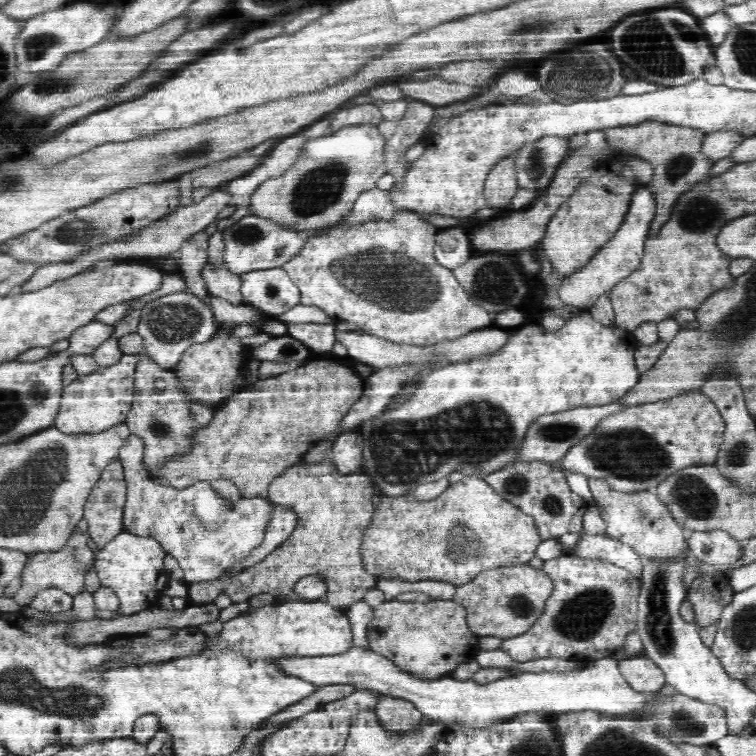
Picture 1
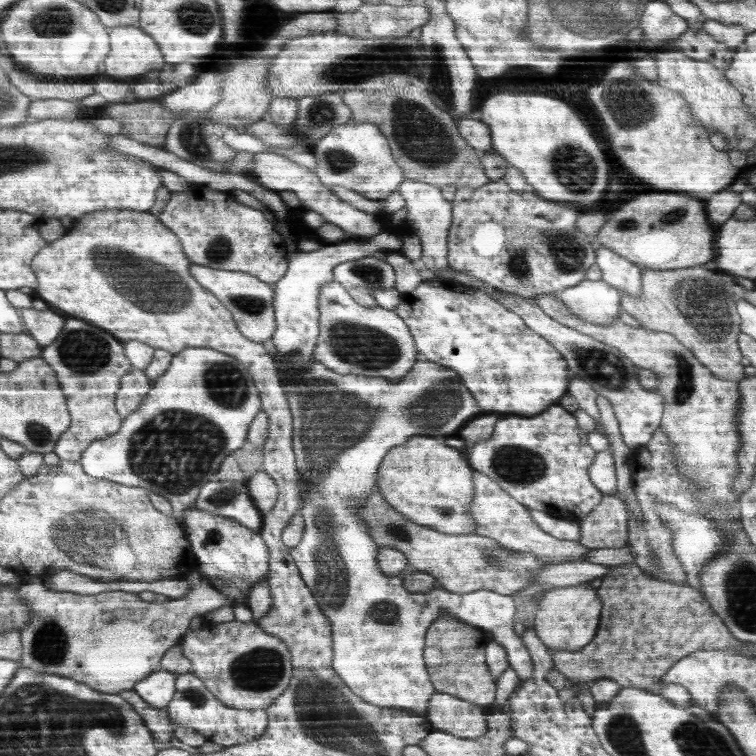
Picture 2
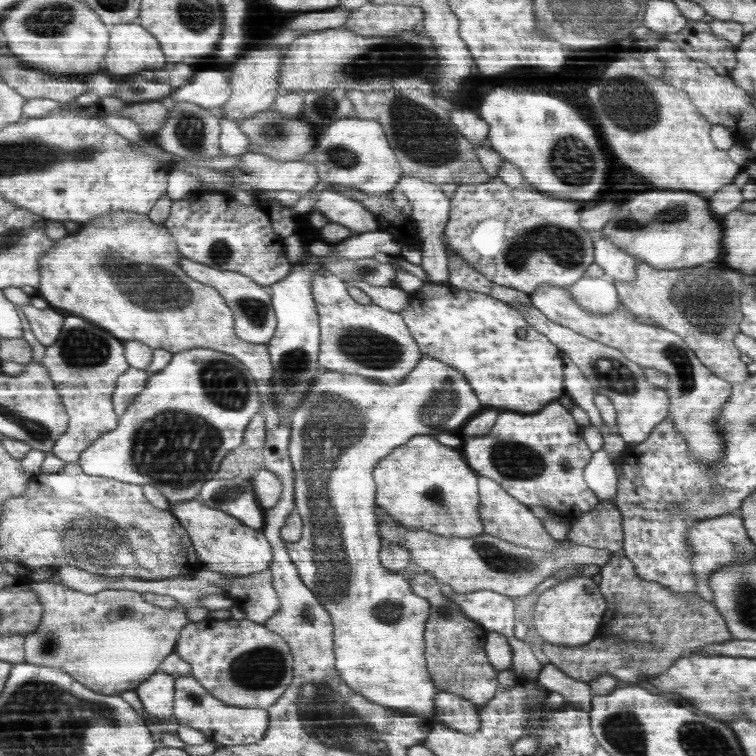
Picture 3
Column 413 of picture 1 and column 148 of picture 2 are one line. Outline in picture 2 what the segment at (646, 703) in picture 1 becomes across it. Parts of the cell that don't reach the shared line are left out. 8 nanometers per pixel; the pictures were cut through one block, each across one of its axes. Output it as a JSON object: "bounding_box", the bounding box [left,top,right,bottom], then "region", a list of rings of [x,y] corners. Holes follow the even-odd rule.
{"bounding_box":[134,668,176,714],"region":[[[158,668],[144,681],[138,682],[134,690],[145,702],[164,714],[176,696],[176,675]]]}

